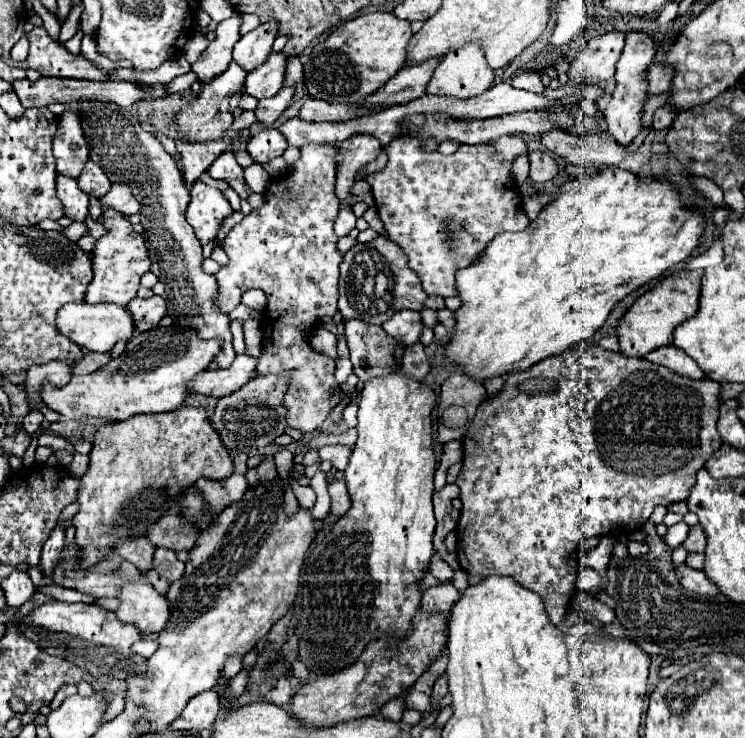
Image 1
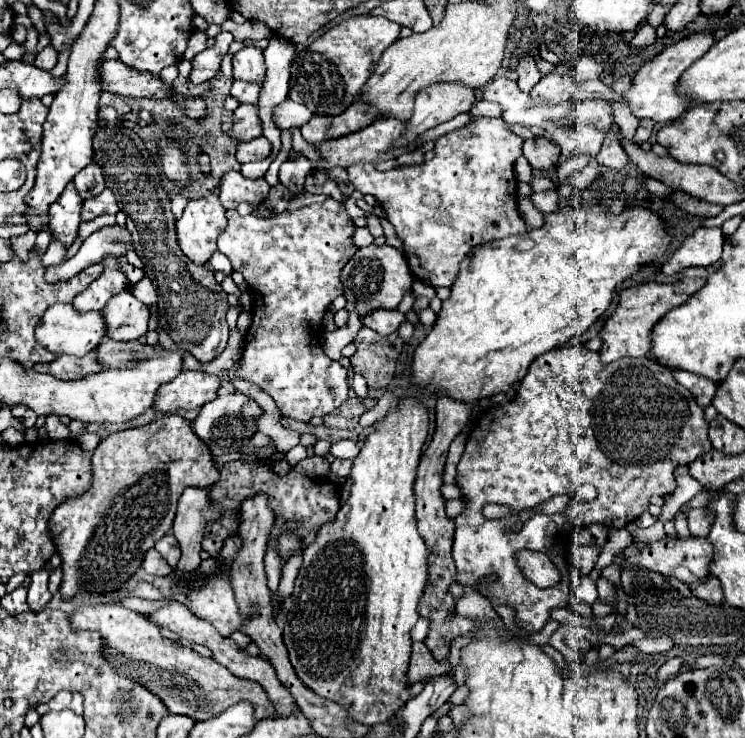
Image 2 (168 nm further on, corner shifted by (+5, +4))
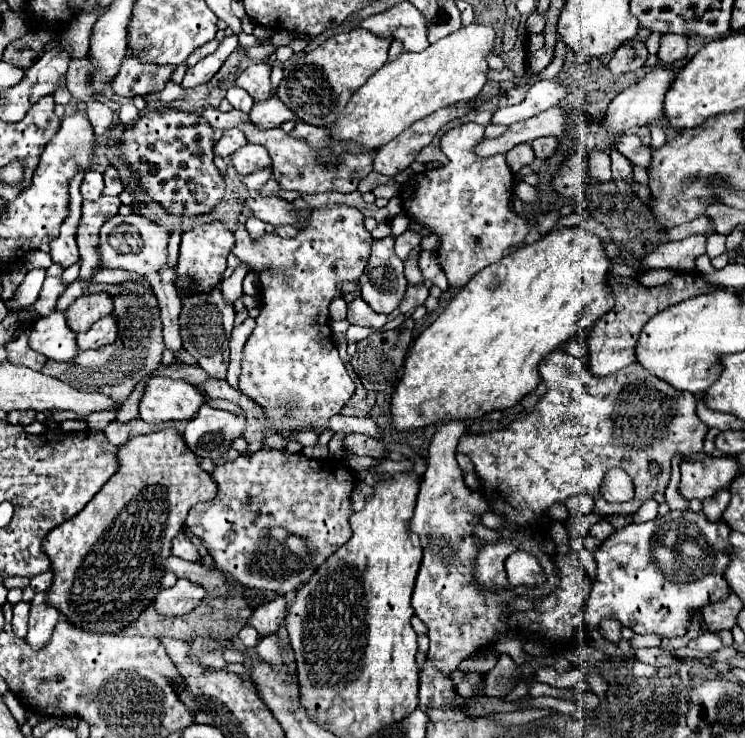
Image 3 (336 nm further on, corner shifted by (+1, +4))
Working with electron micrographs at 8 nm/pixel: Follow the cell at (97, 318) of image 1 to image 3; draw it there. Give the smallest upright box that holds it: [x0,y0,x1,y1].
[30,312,78,362]

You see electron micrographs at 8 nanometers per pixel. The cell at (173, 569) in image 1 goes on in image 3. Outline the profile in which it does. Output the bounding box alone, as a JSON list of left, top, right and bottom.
[172,532,200,560]

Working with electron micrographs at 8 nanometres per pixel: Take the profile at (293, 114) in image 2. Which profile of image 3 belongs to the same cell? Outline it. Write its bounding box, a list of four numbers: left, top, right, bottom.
[250,96,296,130]

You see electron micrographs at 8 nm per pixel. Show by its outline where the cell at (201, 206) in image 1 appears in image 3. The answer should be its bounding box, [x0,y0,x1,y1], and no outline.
[176,222,234,296]

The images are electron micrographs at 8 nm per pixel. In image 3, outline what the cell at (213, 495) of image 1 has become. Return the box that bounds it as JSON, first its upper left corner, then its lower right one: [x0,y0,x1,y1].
[154,580,206,618]

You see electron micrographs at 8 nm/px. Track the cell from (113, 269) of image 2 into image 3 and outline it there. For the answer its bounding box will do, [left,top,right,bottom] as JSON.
[64,294,112,332]

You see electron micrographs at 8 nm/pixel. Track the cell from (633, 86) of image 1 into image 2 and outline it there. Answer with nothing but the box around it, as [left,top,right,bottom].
[596,124,628,168]

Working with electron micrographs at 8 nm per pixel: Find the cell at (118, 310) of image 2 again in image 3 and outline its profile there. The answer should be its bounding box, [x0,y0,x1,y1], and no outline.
[76,314,118,352]

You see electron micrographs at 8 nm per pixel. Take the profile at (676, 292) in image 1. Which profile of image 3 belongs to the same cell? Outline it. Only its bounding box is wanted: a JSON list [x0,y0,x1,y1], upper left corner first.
[586,272,714,376]

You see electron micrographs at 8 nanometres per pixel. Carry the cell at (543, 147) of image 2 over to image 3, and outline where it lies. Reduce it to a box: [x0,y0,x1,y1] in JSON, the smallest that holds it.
[532,136,558,160]

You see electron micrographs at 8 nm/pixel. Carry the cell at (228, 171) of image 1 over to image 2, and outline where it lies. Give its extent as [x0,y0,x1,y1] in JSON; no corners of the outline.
[220,170,268,210]

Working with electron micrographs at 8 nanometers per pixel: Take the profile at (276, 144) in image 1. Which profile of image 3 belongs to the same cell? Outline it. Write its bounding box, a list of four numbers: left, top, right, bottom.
[232,144,270,174]

